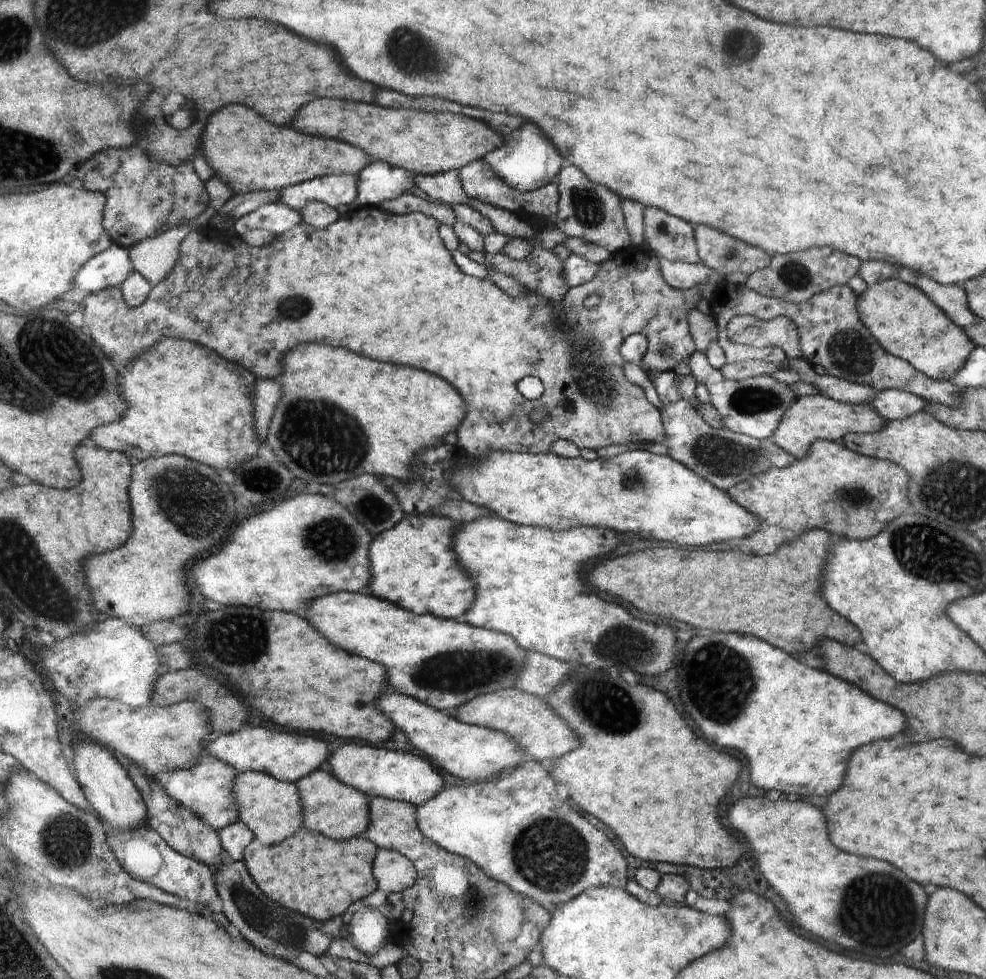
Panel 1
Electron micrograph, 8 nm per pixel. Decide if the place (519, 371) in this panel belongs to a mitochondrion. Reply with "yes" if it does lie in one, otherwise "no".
no

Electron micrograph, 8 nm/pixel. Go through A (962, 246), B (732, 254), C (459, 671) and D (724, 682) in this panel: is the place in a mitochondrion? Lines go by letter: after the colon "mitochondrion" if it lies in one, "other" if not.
A: other
B: mitochondrion
C: mitochondrion
D: mitochondrion

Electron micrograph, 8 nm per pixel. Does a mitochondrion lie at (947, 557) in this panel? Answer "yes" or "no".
yes

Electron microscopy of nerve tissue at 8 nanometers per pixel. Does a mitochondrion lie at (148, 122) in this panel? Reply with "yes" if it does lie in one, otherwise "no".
yes

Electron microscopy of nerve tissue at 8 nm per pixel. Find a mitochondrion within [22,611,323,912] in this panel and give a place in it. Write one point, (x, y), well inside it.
(66, 841)

